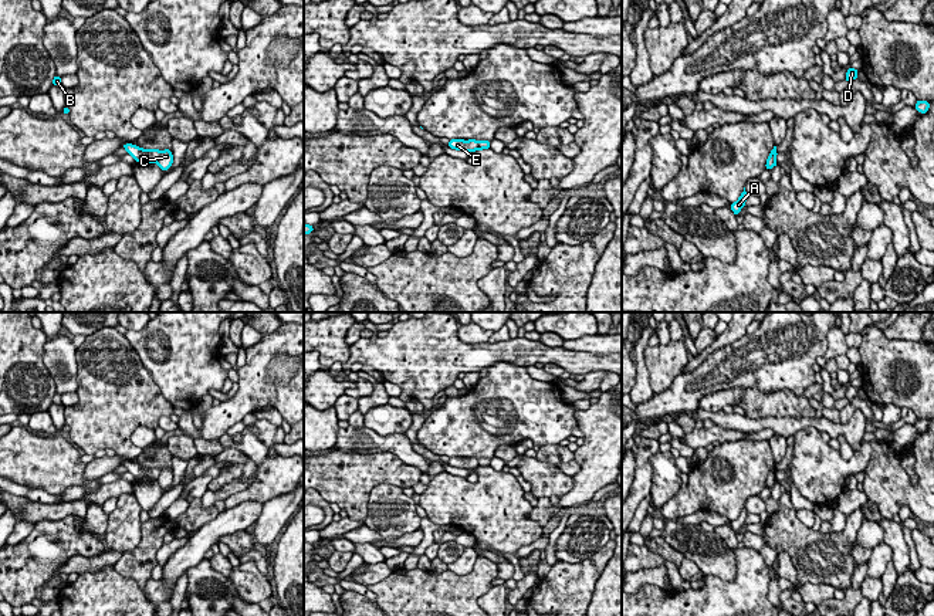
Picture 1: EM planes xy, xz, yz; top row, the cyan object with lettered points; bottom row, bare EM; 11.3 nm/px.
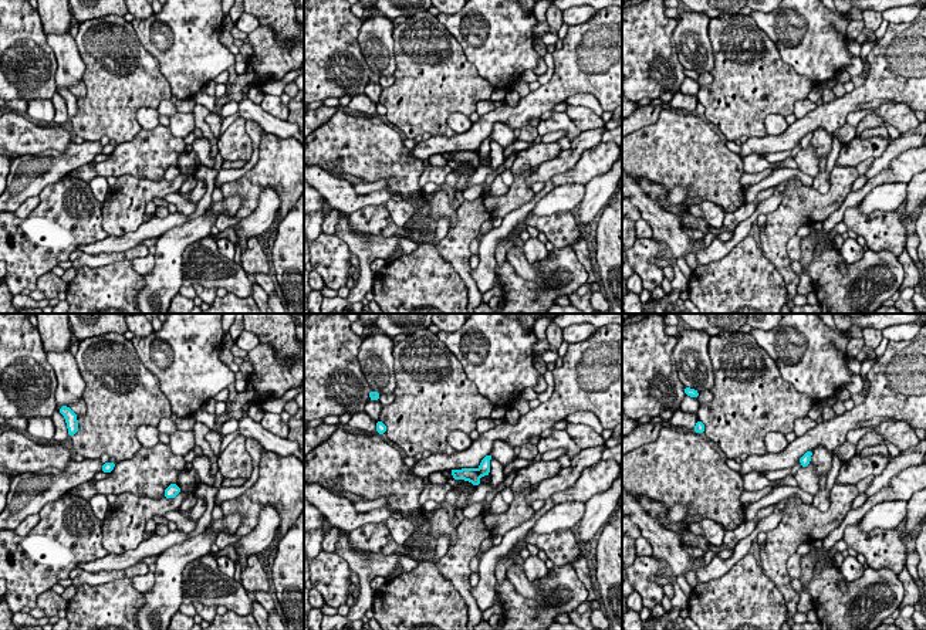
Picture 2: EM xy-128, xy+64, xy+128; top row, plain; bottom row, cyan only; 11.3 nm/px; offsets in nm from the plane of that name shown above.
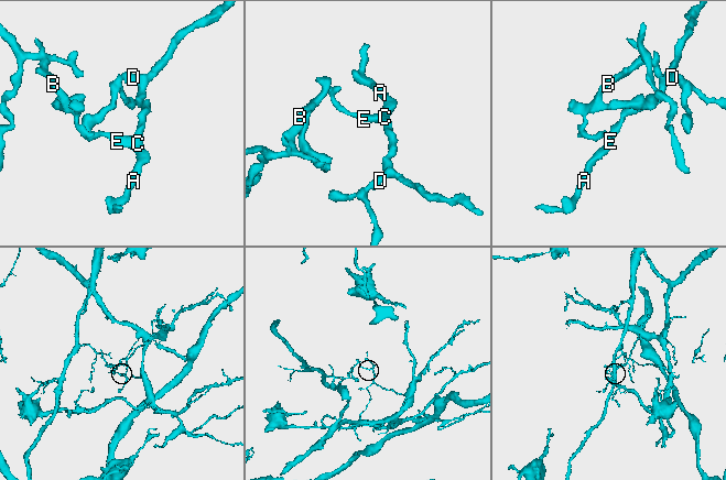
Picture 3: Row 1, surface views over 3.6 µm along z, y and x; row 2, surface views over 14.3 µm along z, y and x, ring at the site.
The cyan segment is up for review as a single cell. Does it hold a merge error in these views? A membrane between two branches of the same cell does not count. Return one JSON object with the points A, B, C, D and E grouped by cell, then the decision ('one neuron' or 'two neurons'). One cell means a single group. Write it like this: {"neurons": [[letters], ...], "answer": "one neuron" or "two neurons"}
{"neurons": [["A", "C", "D"], ["B", "E"]], "answer": "two neurons"}

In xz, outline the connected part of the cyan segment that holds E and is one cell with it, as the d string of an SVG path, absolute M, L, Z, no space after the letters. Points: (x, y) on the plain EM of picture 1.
M451 457L449 460L449 466L457 467L457 468L466 468L466 470L480 468L478 458L476 457L470 457L470 458Z

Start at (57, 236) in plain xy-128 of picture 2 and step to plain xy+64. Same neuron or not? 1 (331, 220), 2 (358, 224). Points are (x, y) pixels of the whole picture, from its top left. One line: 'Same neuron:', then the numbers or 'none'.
Same neuron: 2

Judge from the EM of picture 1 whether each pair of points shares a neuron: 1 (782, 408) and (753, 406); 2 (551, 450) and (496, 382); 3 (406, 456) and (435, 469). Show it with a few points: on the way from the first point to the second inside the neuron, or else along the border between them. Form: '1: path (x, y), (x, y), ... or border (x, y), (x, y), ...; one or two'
1: path (775, 406), (760, 406); one
2: border (558, 442), (540, 447); two
3: border (432, 463), (426, 473); two

